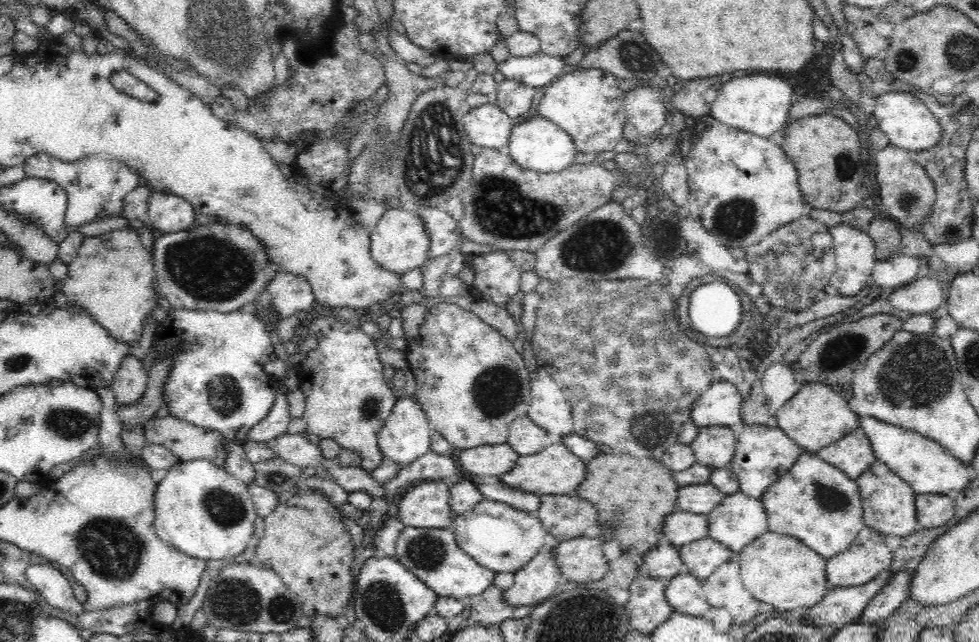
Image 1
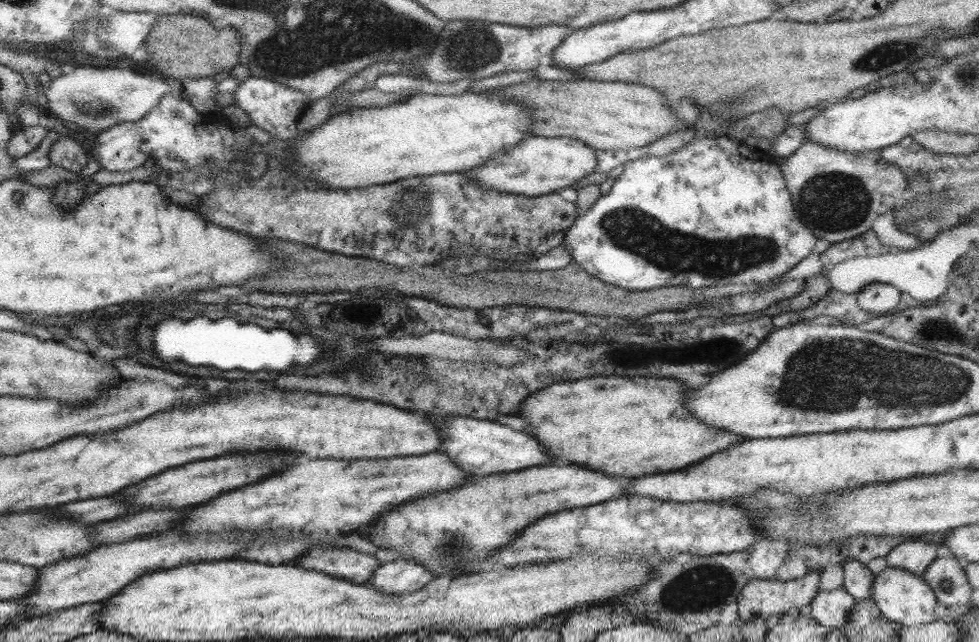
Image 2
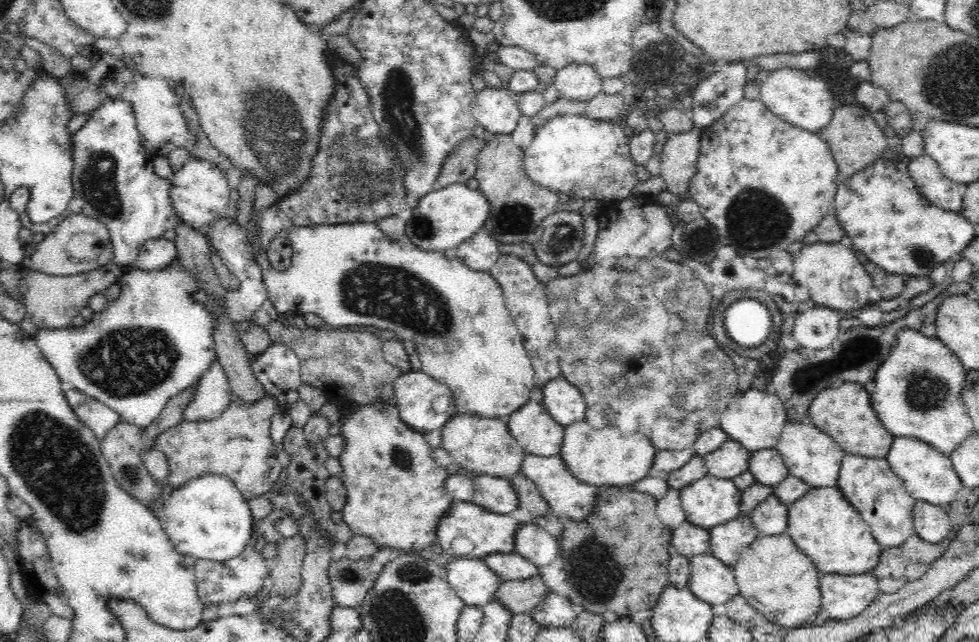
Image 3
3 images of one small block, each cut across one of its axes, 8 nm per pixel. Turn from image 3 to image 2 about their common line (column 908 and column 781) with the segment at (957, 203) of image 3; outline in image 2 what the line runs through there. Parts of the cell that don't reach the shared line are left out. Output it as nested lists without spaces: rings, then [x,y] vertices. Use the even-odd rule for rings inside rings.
[[[808,140],[785,157],[779,167],[794,203],[792,211],[795,217],[801,219],[815,237],[825,238],[830,243],[848,240],[870,230],[878,216],[899,208],[909,198],[908,183],[901,168],[883,160],[876,149],[850,154]]]

